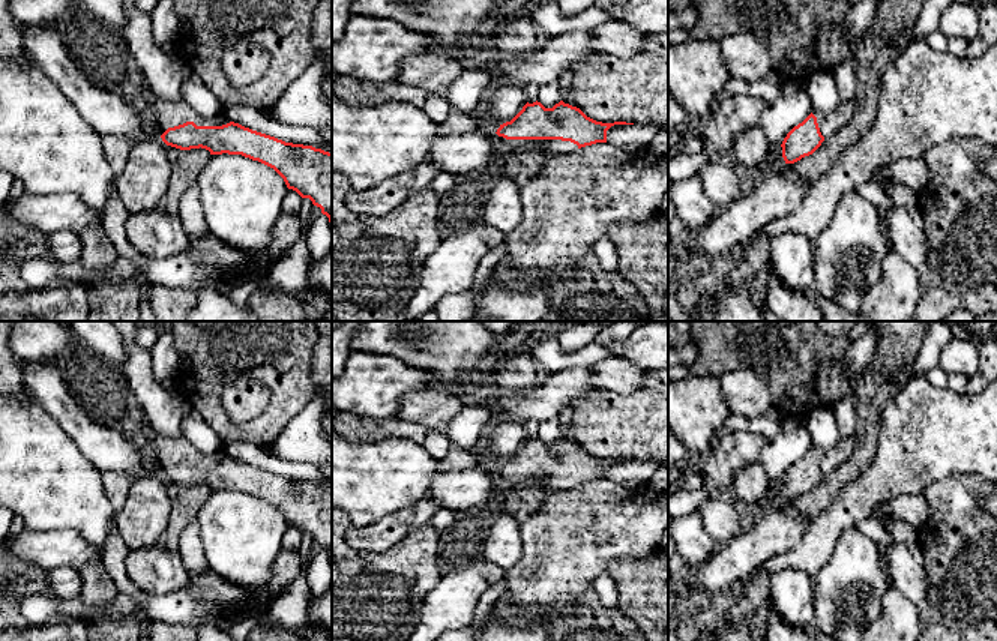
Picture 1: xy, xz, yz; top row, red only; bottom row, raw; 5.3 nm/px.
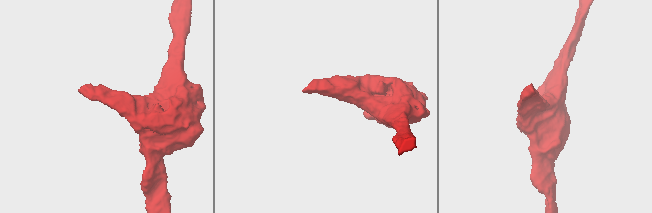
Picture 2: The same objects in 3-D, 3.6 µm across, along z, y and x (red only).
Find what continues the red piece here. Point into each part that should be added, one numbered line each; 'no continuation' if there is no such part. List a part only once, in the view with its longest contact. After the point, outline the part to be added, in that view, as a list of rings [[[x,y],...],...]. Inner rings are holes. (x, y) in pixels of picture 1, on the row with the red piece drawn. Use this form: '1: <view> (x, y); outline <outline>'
1: xz (503, 147); outline [[[494,135],[495,153],[492,165],[503,168],[505,159],[512,152],[523,152],[532,147],[538,147],[544,155],[553,153],[571,153],[578,150],[578,146],[571,141],[562,140],[506,140]]]

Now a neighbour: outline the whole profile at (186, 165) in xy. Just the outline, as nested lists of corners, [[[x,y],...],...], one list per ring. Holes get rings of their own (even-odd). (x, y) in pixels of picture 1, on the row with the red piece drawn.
[[[168,146],[168,159],[171,165],[170,185],[164,198],[164,207],[171,215],[179,215],[179,201],[189,185],[210,161],[212,155],[206,149],[180,150]]]

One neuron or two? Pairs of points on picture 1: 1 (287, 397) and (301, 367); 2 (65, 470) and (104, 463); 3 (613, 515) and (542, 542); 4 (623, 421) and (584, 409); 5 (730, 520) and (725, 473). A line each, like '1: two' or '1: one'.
1: one
2: two
3: one
4: one
5: two

